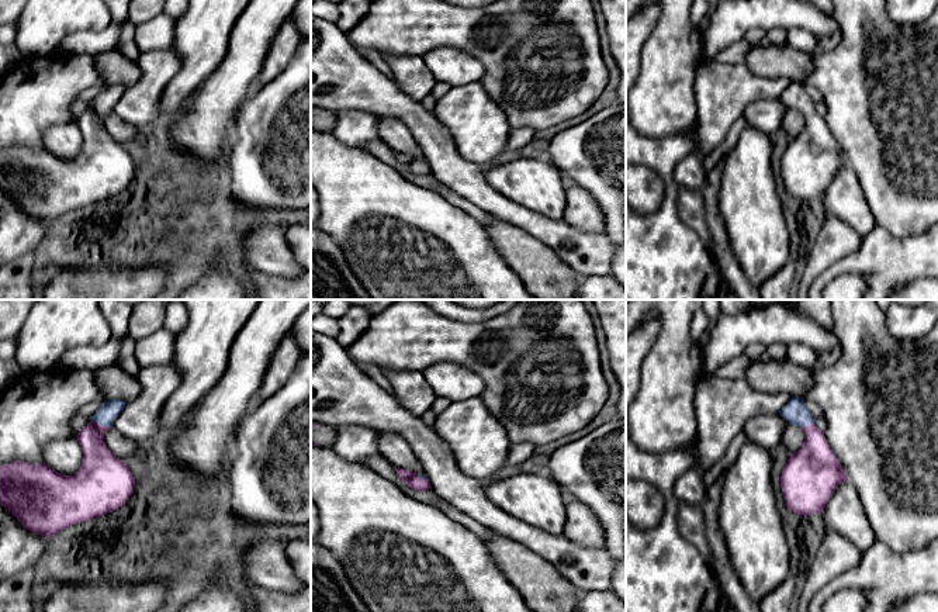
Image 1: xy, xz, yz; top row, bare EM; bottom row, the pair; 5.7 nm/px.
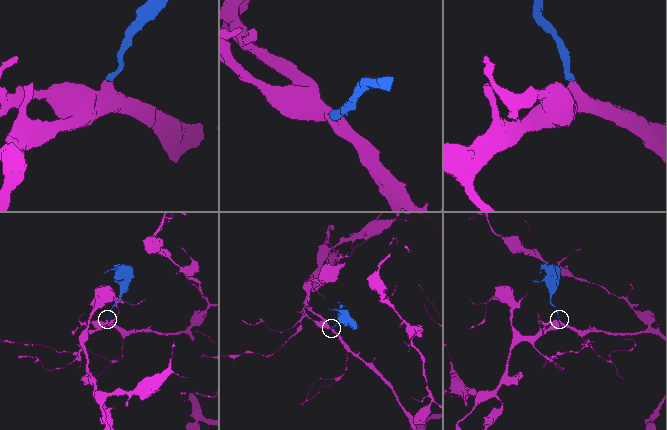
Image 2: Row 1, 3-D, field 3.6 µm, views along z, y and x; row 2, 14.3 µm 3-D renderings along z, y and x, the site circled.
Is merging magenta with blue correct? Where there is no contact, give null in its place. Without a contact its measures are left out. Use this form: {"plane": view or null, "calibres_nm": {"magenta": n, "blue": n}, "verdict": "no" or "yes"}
{"plane": "xy", "calibres_nm": {"magenta": 220, "blue": 120}, "verdict": "yes"}

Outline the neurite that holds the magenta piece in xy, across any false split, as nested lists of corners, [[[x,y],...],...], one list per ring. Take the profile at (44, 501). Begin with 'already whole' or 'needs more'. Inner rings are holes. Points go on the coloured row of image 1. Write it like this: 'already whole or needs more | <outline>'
needs more | [[[121,400],[103,402],[91,421],[77,432],[83,463],[73,476],[62,476],[46,463],[38,466],[14,461],[0,466],[0,505],[10,511],[23,528],[51,537],[72,525],[104,516],[125,505],[134,492],[135,478],[125,461],[110,452],[104,433],[125,408]]]

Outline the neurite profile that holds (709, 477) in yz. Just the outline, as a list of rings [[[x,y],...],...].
[[[744,431],[738,432],[731,440],[724,457],[713,464],[707,471],[702,473],[706,491],[734,464],[744,442],[747,440]]]

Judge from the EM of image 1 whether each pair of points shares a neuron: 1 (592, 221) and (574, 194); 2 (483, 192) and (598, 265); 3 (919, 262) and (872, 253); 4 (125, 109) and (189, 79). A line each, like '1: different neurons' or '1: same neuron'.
1: same neuron
2: same neuron
3: same neuron
4: different neurons

